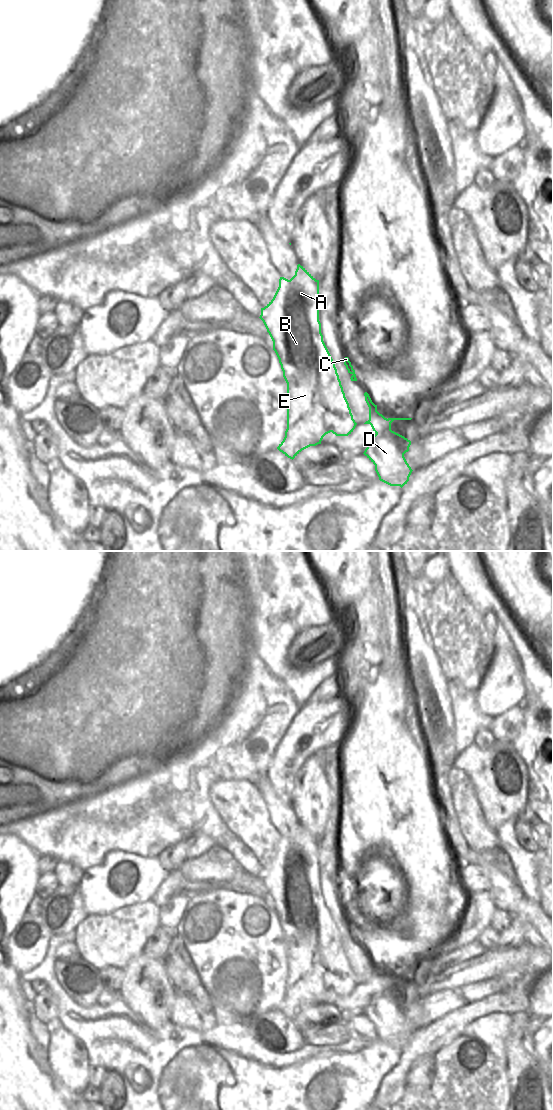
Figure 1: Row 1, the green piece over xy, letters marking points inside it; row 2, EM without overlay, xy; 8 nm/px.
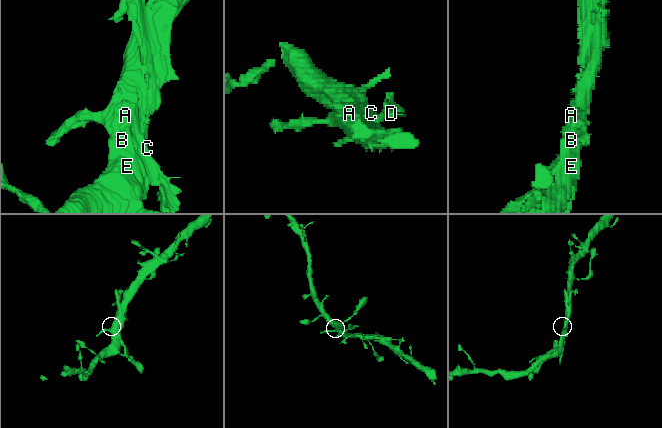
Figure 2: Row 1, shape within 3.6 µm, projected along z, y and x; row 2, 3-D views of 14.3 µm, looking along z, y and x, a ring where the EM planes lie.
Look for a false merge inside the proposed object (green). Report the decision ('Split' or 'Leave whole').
Split.

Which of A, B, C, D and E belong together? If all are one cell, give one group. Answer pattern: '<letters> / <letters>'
A B C E / D

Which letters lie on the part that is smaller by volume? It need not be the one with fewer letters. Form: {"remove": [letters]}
{"remove": ["D"]}

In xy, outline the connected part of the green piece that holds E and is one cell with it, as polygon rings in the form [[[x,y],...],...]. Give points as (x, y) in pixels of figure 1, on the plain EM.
[[[298,824],[295,835],[290,840],[280,837],[279,847],[273,859],[264,868],[261,868],[259,878],[263,881],[273,901],[273,910],[279,919],[283,937],[287,943],[287,989],[277,1009],[293,1020],[302,1010],[321,1004],[323,997],[330,992],[336,996],[351,994],[357,983],[353,979],[335,923],[321,893],[319,840],[316,840],[303,826]]]

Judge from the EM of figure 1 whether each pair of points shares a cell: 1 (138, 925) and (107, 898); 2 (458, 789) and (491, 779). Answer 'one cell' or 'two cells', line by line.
1: two cells
2: two cells

